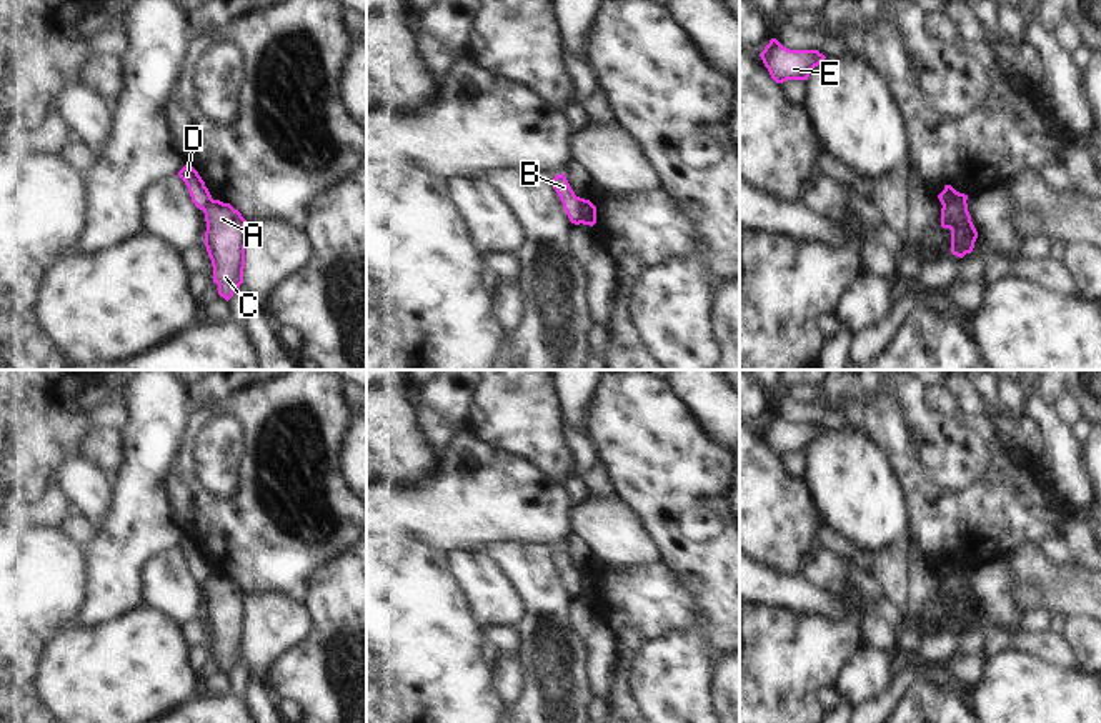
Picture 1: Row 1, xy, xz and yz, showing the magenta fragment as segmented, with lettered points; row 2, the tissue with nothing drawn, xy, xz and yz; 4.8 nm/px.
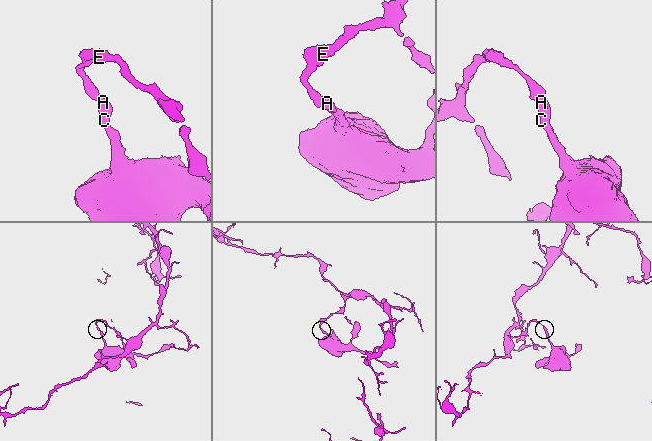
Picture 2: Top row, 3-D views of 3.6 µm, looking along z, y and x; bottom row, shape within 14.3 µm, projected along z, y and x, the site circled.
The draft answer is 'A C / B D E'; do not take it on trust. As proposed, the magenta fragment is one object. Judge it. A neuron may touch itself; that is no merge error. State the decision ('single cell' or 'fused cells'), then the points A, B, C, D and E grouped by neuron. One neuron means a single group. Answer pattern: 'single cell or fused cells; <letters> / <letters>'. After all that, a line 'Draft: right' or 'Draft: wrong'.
fused cells; A C / B D E
Draft: right

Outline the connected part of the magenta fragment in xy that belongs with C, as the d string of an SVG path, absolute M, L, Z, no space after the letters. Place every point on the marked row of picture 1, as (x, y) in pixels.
M210 200L203 210L207 232L205 247L213 267L213 283L227 302L243 283L247 220L230 203Z

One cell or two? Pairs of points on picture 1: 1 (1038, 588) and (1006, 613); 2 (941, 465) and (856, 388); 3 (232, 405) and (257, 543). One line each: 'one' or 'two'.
1: two
2: one
3: one

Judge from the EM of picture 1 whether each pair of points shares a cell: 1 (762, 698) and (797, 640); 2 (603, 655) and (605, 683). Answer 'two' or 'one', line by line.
1: one
2: one

